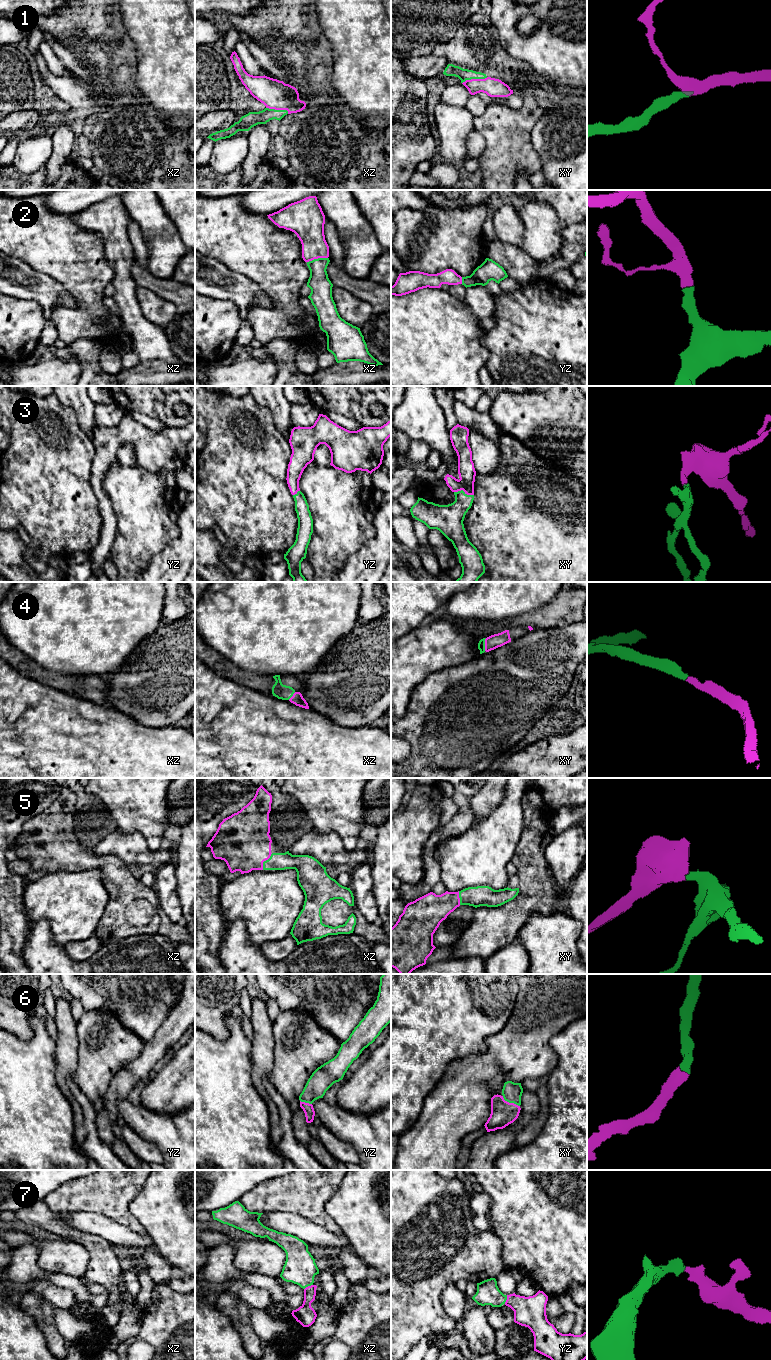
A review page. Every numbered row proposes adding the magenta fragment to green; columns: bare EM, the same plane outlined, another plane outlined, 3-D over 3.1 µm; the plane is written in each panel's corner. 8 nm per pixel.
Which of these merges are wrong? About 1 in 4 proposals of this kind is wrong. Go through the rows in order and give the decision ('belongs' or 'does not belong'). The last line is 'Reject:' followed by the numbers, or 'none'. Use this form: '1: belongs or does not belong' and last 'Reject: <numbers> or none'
1: belongs
2: belongs
3: belongs
4: belongs
5: belongs
6: belongs
7: belongs
Reject: none

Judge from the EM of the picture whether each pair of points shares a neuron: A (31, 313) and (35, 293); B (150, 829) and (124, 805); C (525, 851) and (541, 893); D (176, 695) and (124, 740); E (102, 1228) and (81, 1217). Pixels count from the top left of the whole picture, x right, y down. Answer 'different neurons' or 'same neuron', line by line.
A: different neurons
B: same neuron
C: same neuron
D: different neurons
E: same neuron

